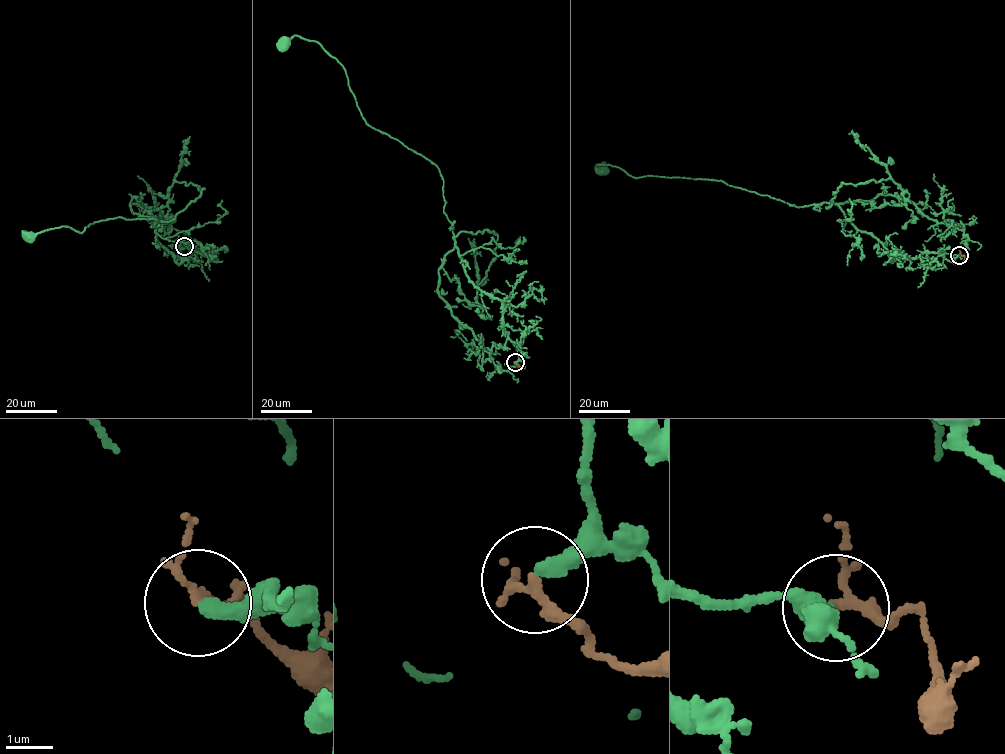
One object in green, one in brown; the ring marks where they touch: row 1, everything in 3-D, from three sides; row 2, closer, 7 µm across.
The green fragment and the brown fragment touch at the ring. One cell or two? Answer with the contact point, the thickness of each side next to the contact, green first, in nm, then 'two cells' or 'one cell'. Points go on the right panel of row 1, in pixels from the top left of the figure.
at (959, 255); 340 nm thick on the green side, 190 nm on the other; one cell

